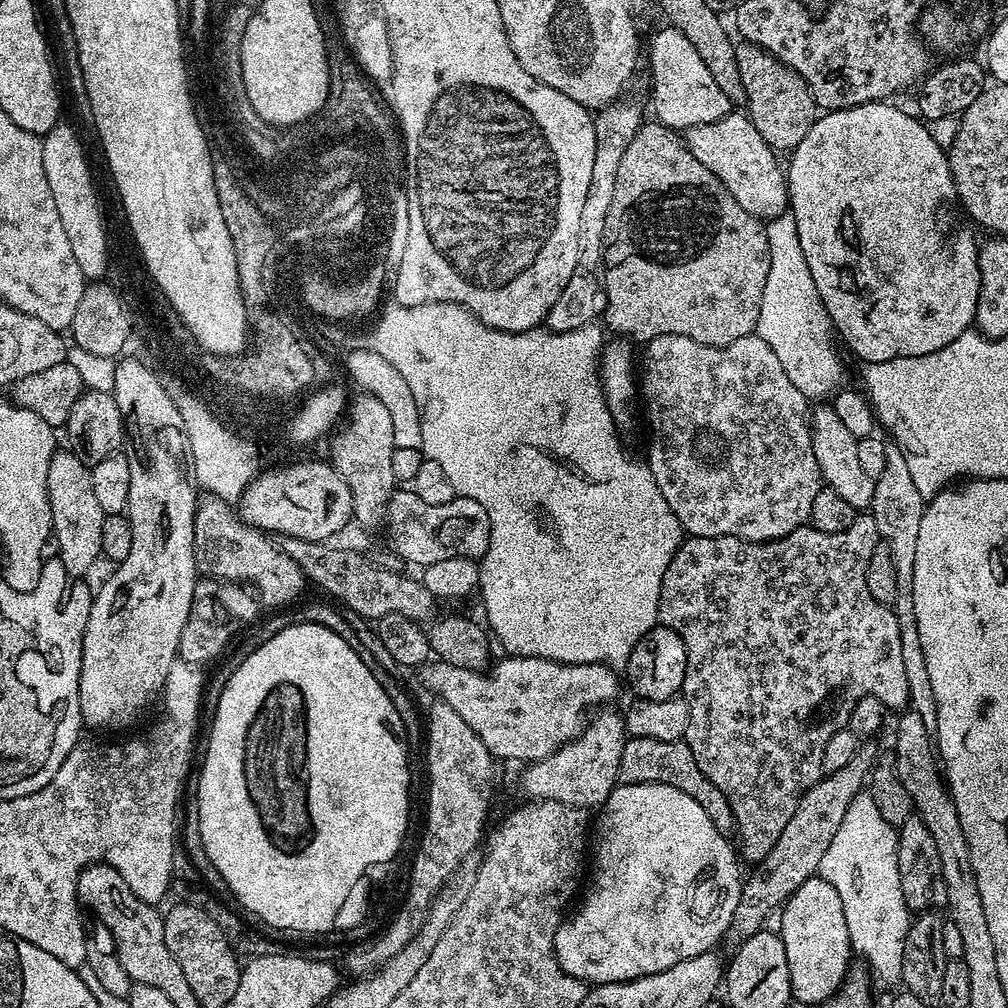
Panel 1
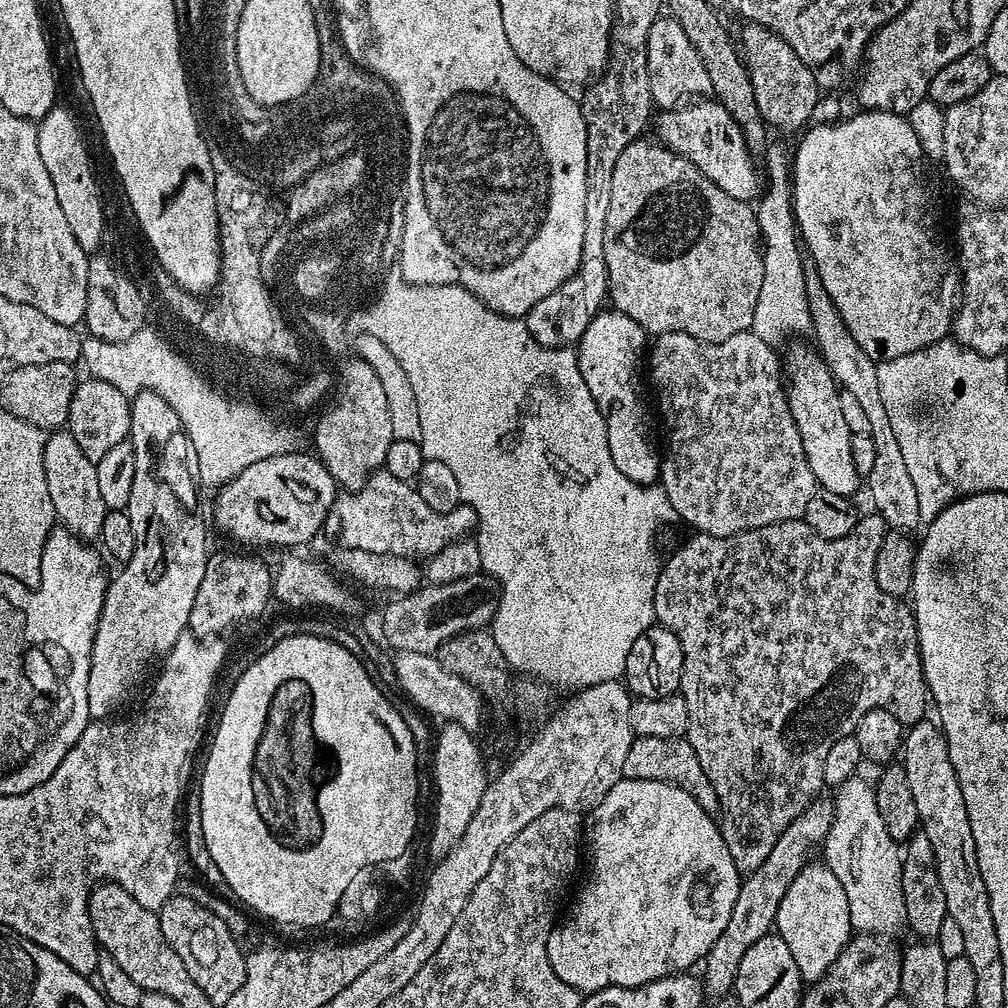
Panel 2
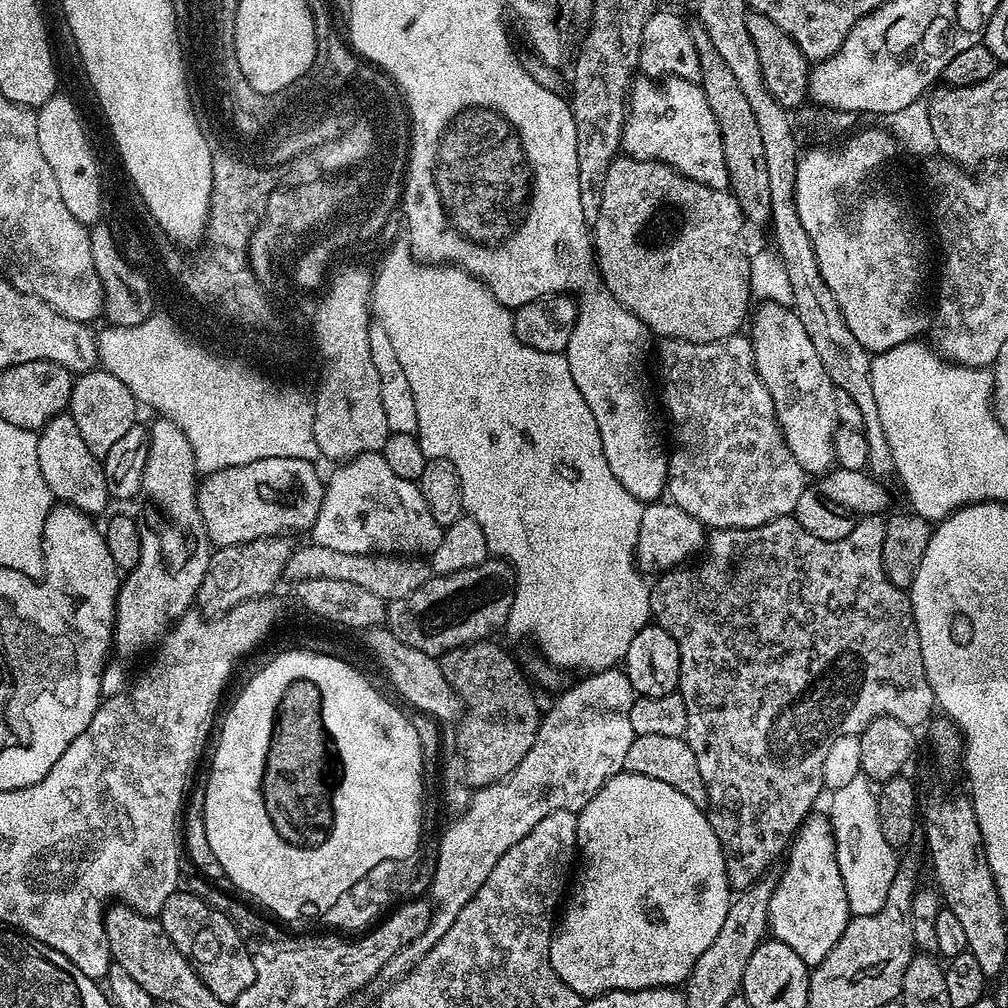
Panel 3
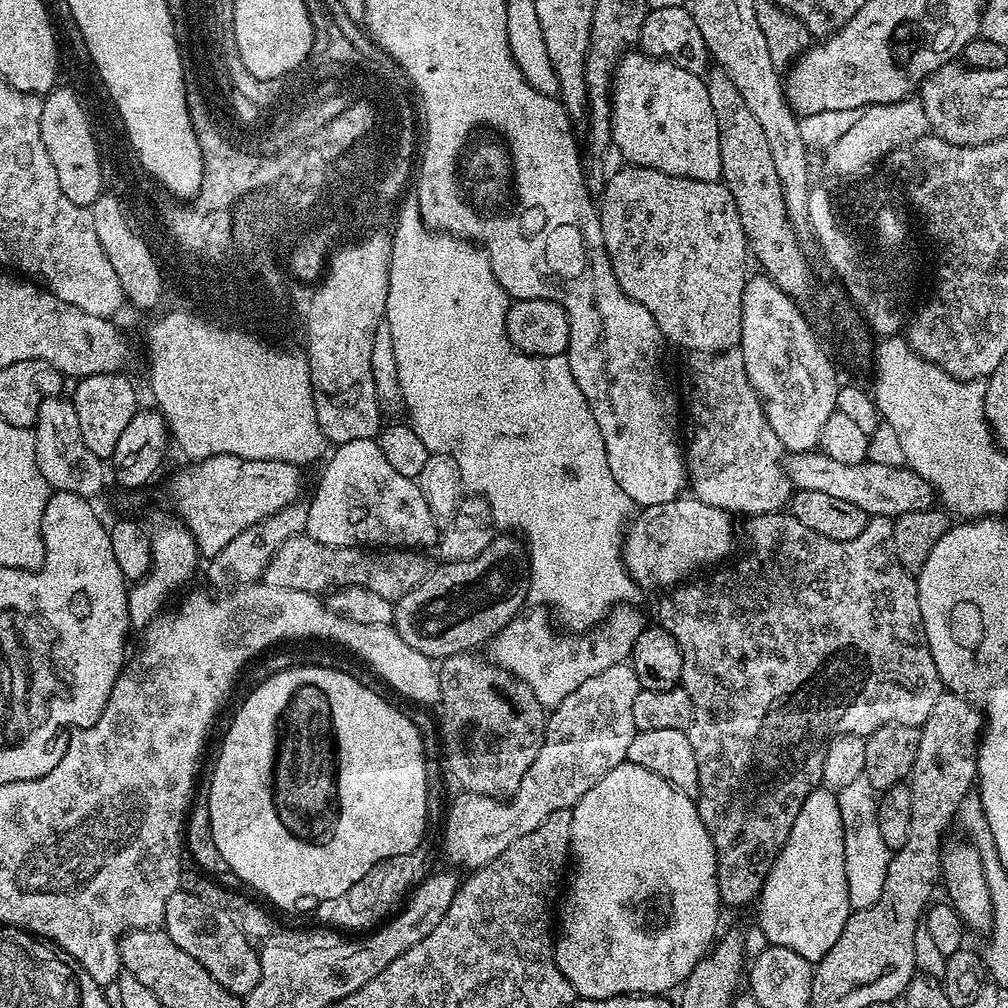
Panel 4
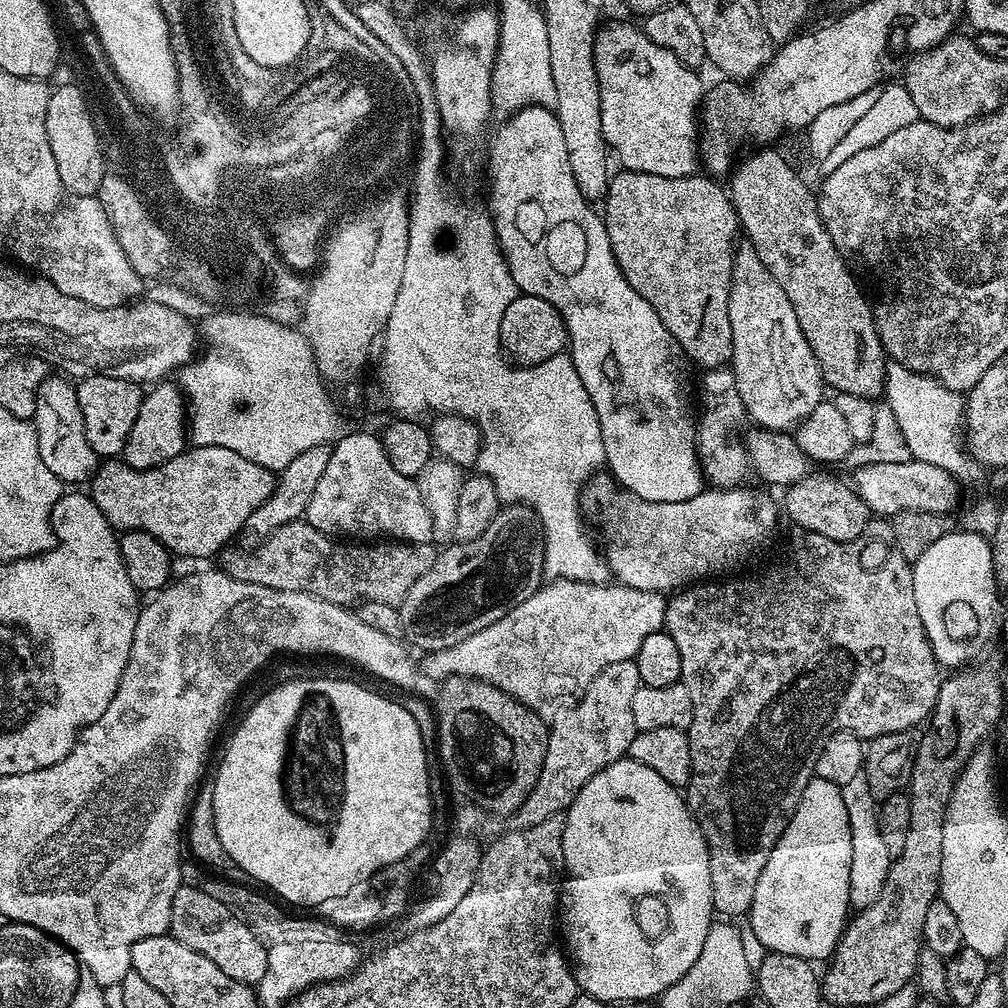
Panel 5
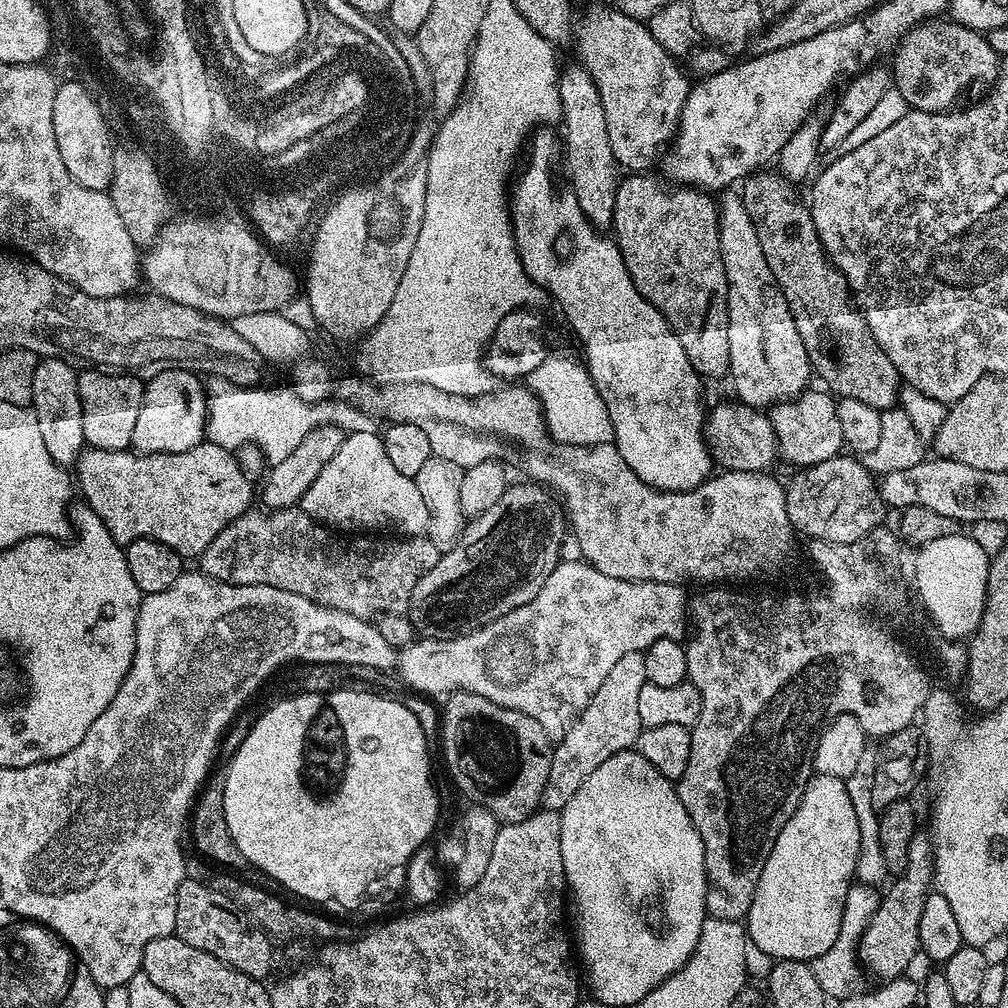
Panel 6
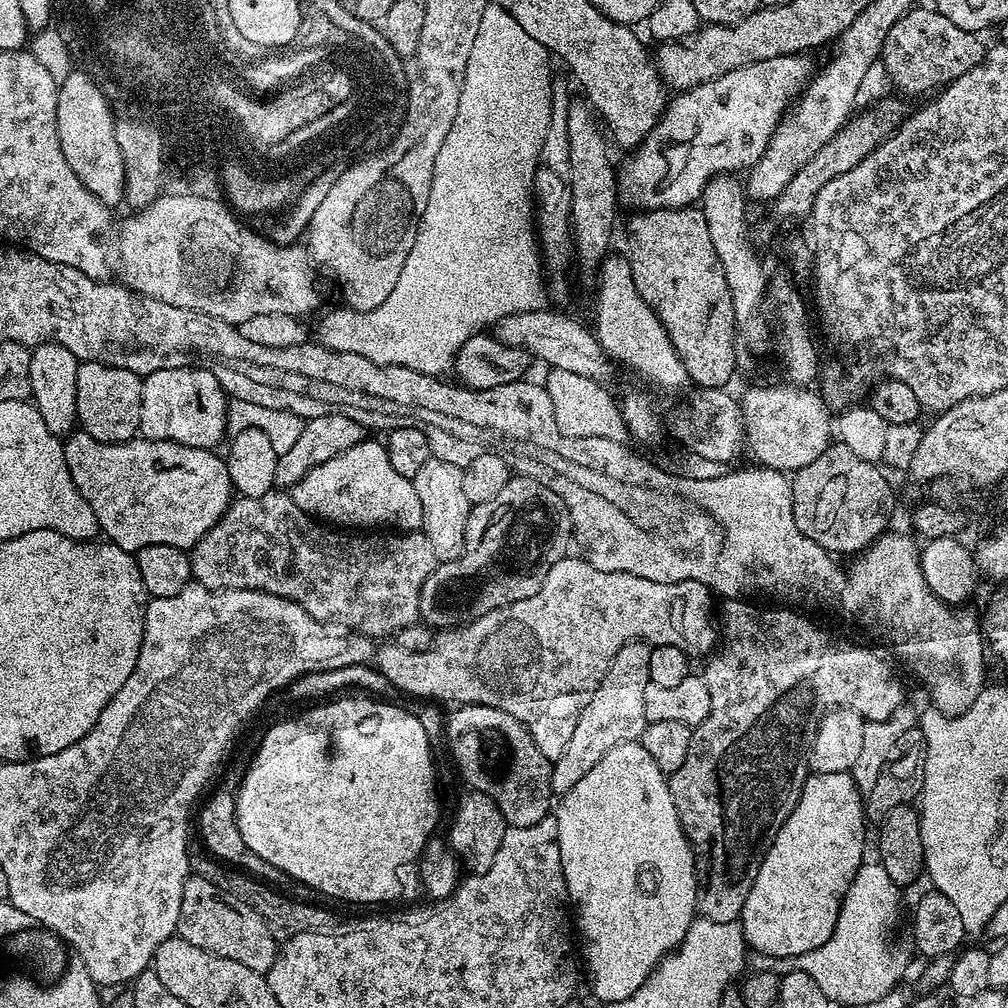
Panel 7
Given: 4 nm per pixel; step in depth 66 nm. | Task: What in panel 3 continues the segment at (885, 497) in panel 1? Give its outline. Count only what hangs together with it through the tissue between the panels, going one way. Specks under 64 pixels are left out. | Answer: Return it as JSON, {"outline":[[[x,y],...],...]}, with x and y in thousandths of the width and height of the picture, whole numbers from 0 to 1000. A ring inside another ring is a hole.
{"outline":[[[794,214],[782,216],[780,219],[771,219],[766,222],[770,234],[772,253],[784,274],[786,286],[787,307],[800,326],[815,363],[823,372],[824,379],[830,387],[840,389],[847,396],[855,408],[855,428],[861,440],[860,467],[872,476],[885,472],[888,464],[886,462],[886,450],[883,448],[883,440],[879,437],[879,429],[875,424],[875,415],[871,410],[871,399],[869,393],[869,382],[866,379],[865,367],[867,359],[864,350],[851,338],[839,323],[837,310],[831,305],[831,298],[825,286],[819,282],[814,272],[813,261],[808,250],[806,237],[795,219]]]}

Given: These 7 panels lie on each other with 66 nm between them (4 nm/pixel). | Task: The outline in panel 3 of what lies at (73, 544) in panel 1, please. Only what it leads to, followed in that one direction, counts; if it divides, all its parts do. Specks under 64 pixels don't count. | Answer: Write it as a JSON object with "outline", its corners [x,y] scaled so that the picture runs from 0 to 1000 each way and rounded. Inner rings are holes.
{"outline":[[[70,411],[50,415],[48,422],[40,426],[38,462],[42,462],[42,474],[46,474],[46,482],[59,499],[73,502],[84,510],[95,510],[91,508],[99,508],[109,500],[100,453],[85,446],[85,438],[81,438],[81,431],[77,431]]]}

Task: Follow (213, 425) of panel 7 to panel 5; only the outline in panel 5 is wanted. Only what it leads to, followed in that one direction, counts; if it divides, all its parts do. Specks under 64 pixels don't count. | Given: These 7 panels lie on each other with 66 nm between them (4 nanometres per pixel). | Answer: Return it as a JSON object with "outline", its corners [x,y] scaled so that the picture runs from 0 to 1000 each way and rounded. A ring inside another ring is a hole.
{"outline":[[[159,379],[143,389],[143,397],[137,407],[137,415],[133,415],[133,423],[127,432],[127,438],[121,449],[122,459],[129,464],[156,464],[169,454],[173,454],[185,444],[185,398],[174,380]]]}

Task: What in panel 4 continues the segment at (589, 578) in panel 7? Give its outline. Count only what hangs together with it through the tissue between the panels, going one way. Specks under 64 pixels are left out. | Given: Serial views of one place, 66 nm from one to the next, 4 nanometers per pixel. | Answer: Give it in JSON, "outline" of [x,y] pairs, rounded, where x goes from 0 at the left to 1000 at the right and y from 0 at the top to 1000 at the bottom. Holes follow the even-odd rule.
{"outline":[[[617,599],[608,603],[582,629],[575,629],[579,631],[559,631],[548,624],[549,616],[539,602],[532,601],[527,605],[529,607],[521,606],[511,611],[497,627],[492,628],[482,647],[487,657],[520,677],[544,704],[554,701],[569,685],[573,685],[573,681],[577,681],[577,677],[581,677],[581,673],[597,669],[601,661],[620,658],[627,650],[633,629],[637,629],[641,621],[641,615],[631,601]]]}

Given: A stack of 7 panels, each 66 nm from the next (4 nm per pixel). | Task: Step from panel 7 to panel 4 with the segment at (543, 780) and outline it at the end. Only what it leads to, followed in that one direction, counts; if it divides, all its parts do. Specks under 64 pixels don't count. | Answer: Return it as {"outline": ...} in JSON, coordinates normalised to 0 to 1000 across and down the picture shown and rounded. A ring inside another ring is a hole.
{"outline":[[[455,647],[454,649],[444,650],[440,652],[434,662],[434,671],[436,673],[436,687],[437,692],[435,695],[435,702],[438,702],[437,707],[437,727],[438,731],[438,742],[442,753],[442,762],[445,769],[456,778],[459,785],[478,788],[480,791],[490,791],[492,793],[503,793],[512,786],[514,780],[517,779],[518,772],[521,771],[521,766],[526,762],[530,756],[530,752],[534,750],[534,744],[540,738],[541,720],[543,718],[543,705],[539,698],[534,696],[531,692],[530,687],[516,674],[506,670],[500,663],[494,662],[487,657],[483,652],[474,651],[472,647]]]}

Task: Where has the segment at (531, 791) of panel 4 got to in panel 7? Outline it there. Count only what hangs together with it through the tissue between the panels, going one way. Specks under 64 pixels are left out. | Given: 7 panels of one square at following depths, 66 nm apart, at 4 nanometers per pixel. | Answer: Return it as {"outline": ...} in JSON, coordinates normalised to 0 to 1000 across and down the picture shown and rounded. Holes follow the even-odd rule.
{"outline":[[[626,635],[609,649],[593,685],[589,685],[589,692],[581,696],[581,704],[577,704],[577,712],[573,712],[573,720],[569,720],[569,729],[565,732],[565,740],[558,744],[558,748],[548,759],[548,784],[553,791],[560,790],[569,779],[581,772],[593,756],[597,756],[600,748],[605,748],[609,740],[617,740],[626,734],[634,735],[639,721],[643,719],[641,712],[641,681],[645,679],[645,649],[648,640],[637,635]]]}

